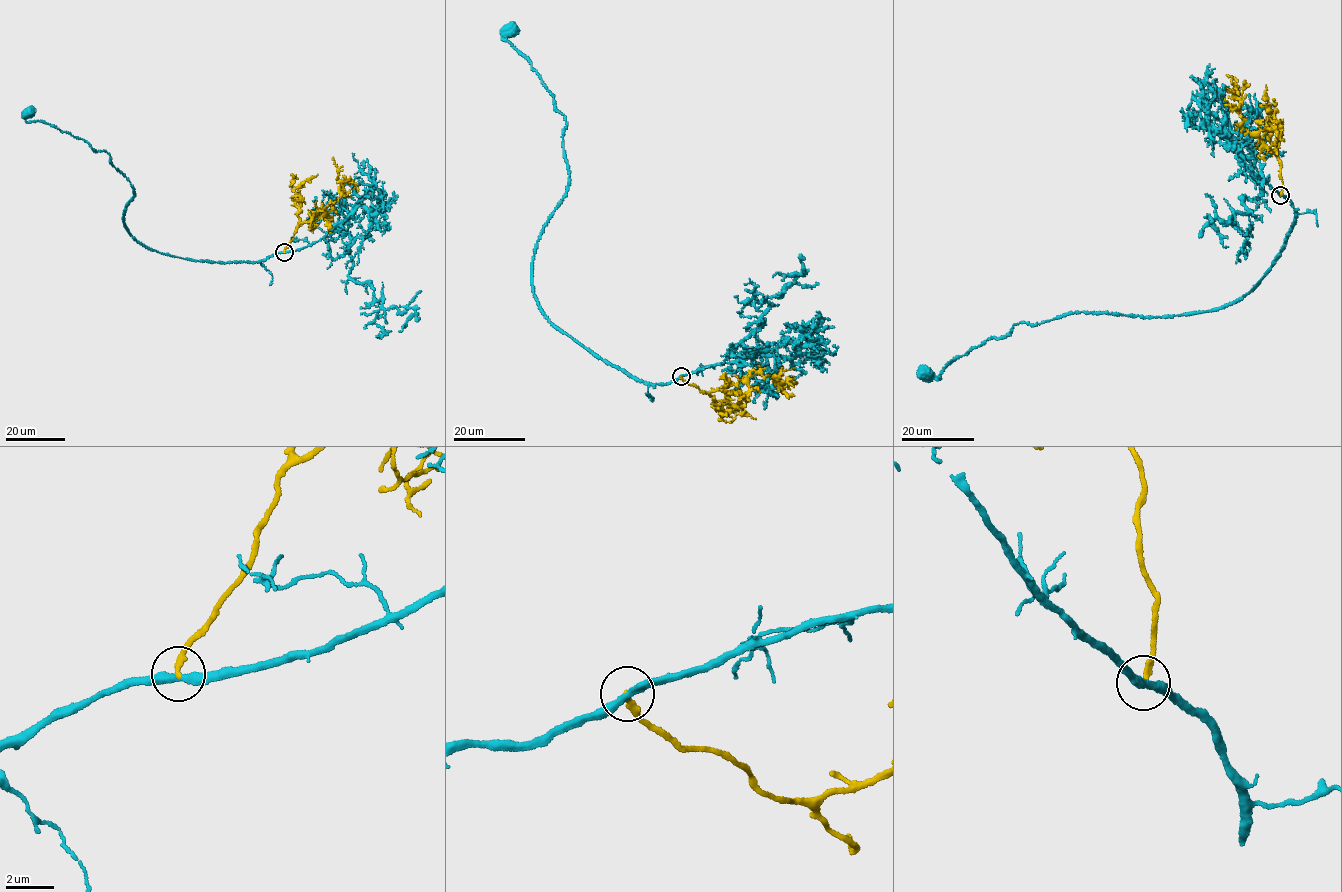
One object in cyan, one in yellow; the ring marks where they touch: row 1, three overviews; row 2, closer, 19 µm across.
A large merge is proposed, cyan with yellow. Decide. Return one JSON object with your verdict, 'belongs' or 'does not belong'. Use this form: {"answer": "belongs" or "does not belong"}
{"answer": "does not belong"}

